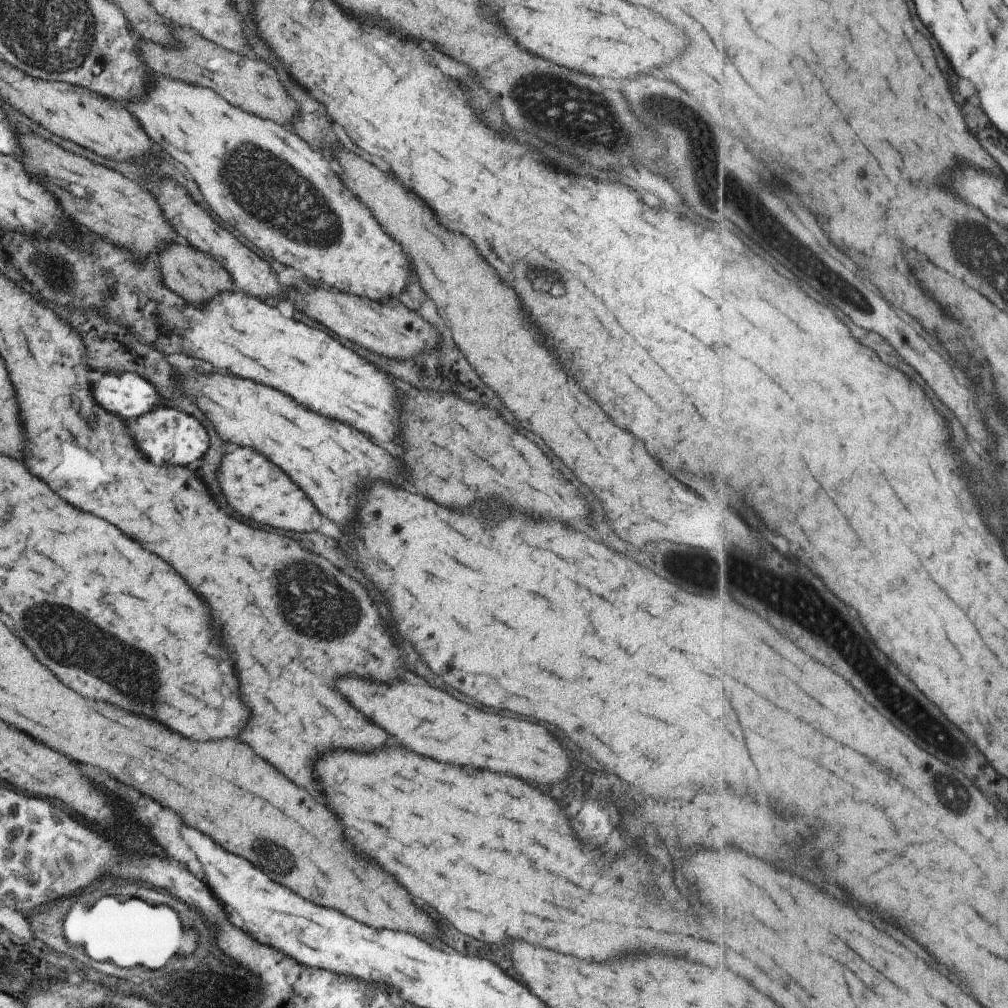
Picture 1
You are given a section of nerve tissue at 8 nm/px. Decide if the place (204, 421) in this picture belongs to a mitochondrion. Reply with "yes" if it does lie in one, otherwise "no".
no

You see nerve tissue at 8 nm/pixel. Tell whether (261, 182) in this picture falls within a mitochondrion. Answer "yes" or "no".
yes

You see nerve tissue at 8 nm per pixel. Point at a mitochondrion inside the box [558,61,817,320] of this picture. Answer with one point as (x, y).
(715, 186)

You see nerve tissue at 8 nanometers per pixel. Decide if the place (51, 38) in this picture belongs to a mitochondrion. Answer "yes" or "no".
yes

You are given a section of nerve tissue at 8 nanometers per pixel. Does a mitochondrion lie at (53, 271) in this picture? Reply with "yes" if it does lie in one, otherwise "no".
yes

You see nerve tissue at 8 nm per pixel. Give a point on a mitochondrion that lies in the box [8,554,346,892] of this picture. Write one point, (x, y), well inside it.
(57, 629)

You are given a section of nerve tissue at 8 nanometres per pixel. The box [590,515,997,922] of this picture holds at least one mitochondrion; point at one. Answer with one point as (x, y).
(958, 792)

